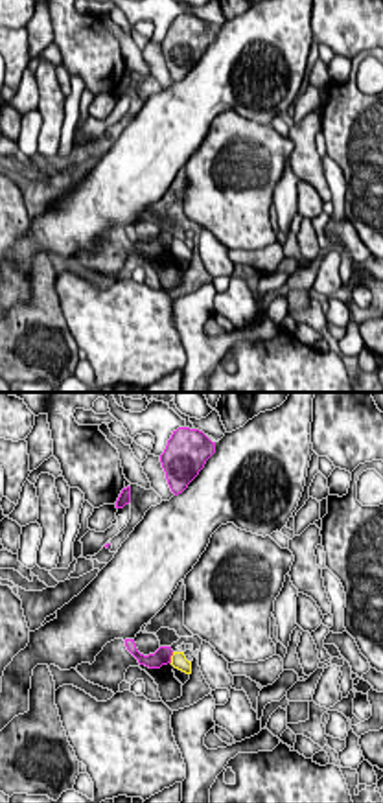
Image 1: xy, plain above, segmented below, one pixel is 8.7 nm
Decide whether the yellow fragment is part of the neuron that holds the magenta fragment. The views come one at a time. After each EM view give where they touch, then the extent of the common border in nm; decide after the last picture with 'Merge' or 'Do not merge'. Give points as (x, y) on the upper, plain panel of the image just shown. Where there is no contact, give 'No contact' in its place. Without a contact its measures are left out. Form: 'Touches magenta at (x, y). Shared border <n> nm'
Touches magenta at (170, 245). Shared border 100 nm

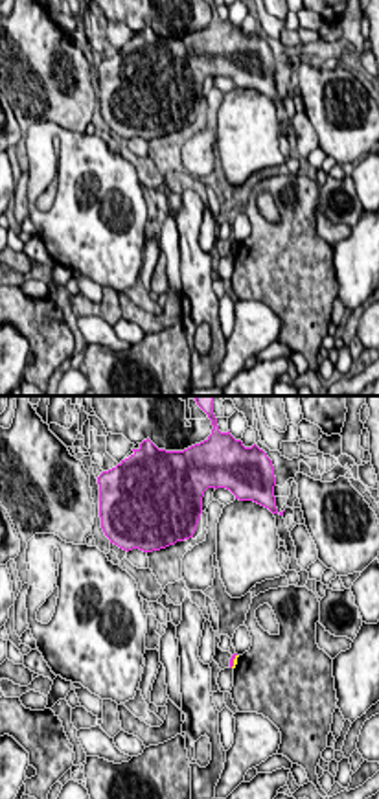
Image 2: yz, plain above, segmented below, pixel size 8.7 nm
Touches magenta at (232, 249). Shared border 140 nm

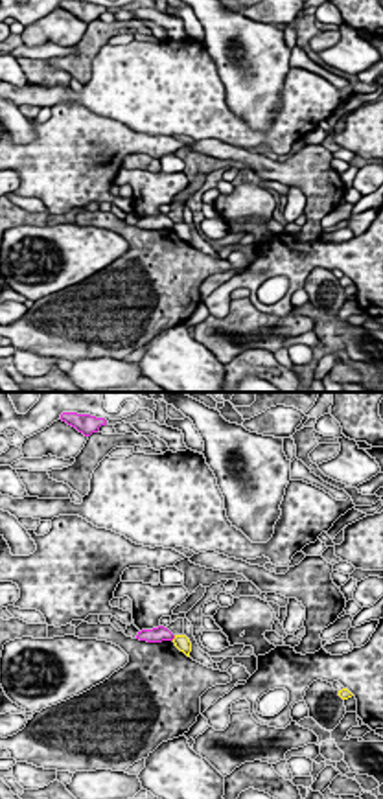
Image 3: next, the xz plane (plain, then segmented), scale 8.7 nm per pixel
Touches magenta at (174, 225). Shared border 60 nm

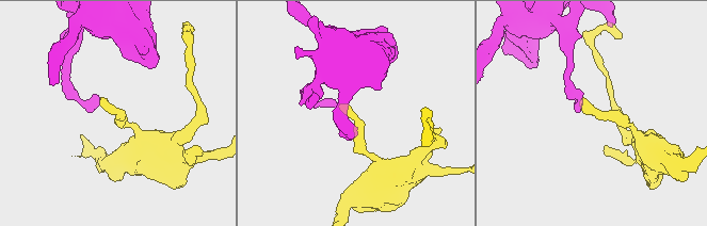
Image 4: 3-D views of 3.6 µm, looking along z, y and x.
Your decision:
Do not merge

